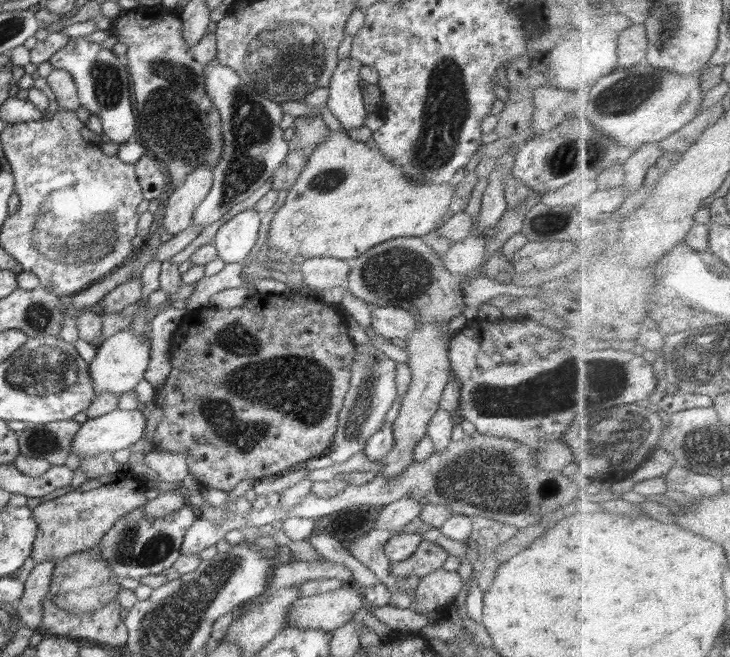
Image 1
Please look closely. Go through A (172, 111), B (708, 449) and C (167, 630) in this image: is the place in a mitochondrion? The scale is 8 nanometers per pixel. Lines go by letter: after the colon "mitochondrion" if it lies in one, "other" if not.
A: mitochondrion
B: mitochondrion
C: mitochondrion

